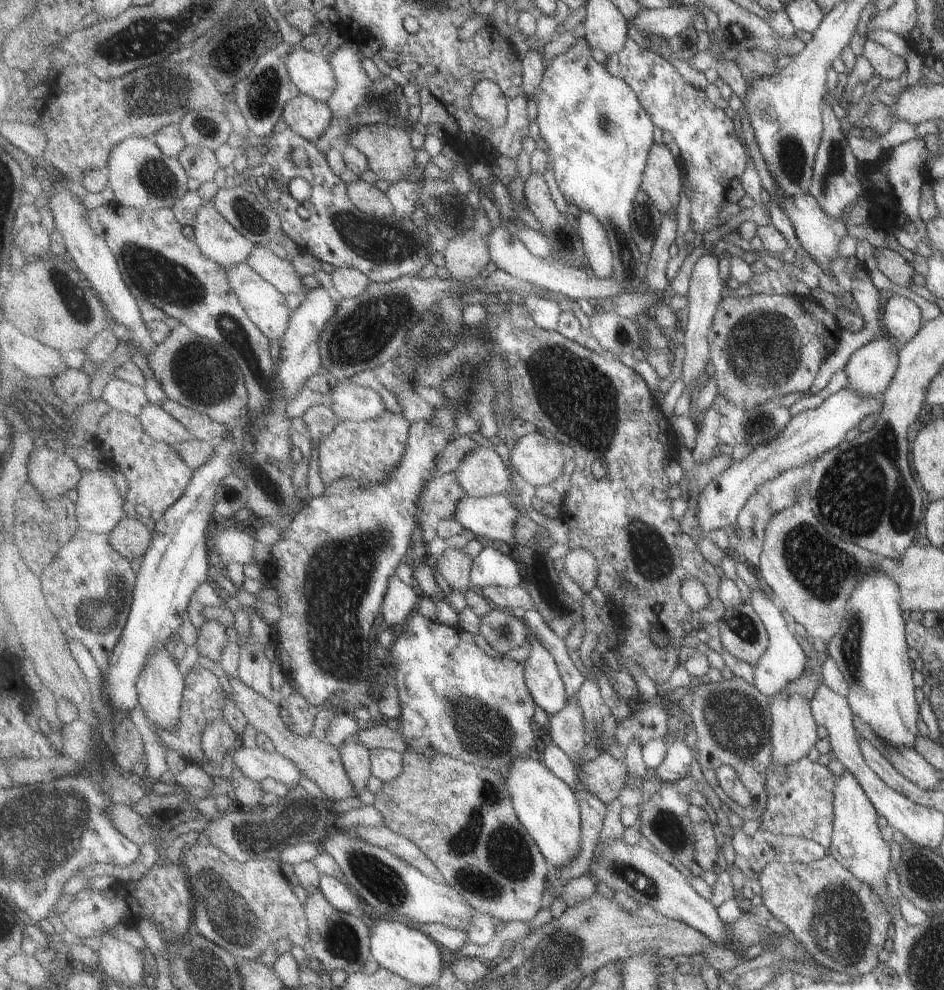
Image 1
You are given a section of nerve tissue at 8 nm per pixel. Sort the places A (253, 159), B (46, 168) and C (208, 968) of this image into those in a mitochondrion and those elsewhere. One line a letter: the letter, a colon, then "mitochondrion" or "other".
A: other
B: other
C: mitochondrion

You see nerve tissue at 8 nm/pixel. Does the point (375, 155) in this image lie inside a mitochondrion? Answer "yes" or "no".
no

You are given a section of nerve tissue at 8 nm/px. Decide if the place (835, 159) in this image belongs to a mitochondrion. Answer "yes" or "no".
yes

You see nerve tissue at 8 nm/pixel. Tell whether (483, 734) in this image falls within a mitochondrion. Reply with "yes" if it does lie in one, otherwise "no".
yes

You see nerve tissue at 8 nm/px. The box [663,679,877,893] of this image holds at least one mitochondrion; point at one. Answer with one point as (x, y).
(733, 723)

